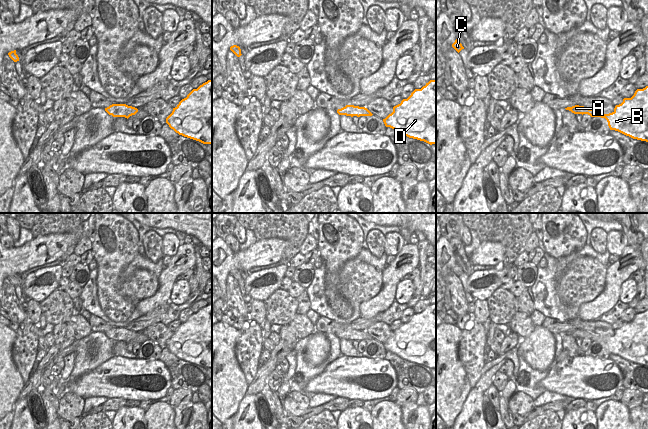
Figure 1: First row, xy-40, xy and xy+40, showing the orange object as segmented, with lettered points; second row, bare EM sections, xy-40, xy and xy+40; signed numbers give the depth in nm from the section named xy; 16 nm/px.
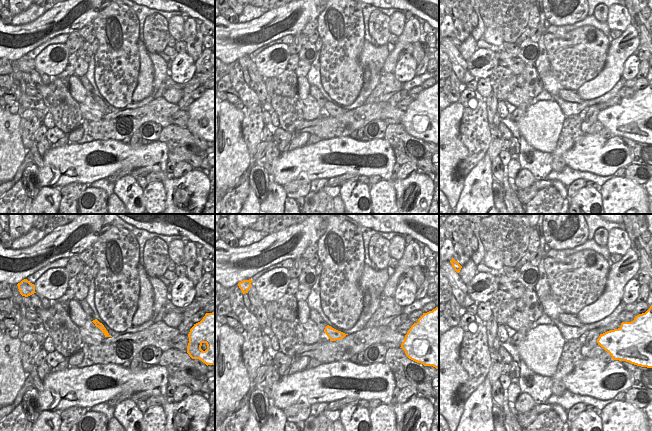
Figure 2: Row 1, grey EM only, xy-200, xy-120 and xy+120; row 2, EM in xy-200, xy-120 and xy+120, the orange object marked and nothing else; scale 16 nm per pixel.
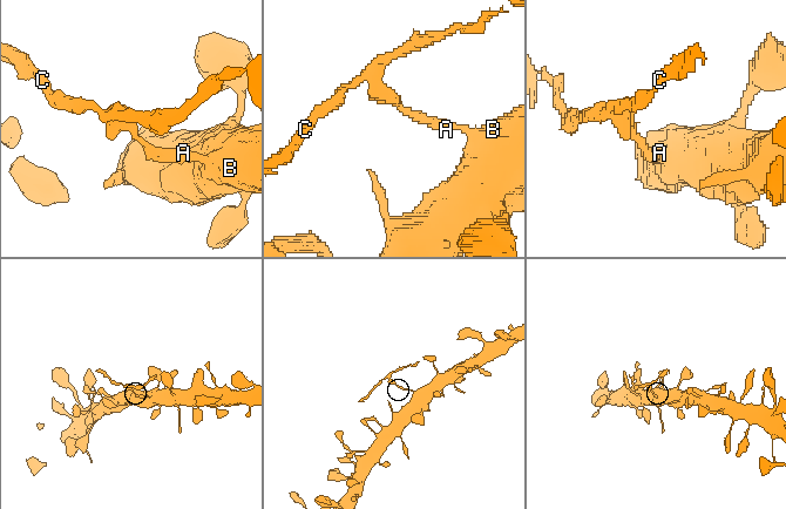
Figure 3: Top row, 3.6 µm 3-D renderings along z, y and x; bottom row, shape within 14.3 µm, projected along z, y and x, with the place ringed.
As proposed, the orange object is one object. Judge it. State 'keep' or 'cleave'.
cleave

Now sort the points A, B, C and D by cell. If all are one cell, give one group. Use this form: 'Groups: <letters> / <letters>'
Groups: A C / B D.

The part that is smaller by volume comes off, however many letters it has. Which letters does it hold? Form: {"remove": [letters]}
{"remove": ["A", "C"]}

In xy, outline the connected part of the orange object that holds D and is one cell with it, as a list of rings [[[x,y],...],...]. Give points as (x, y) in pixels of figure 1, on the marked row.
[[[436,80],[415,89],[383,122],[409,138],[436,144]]]

